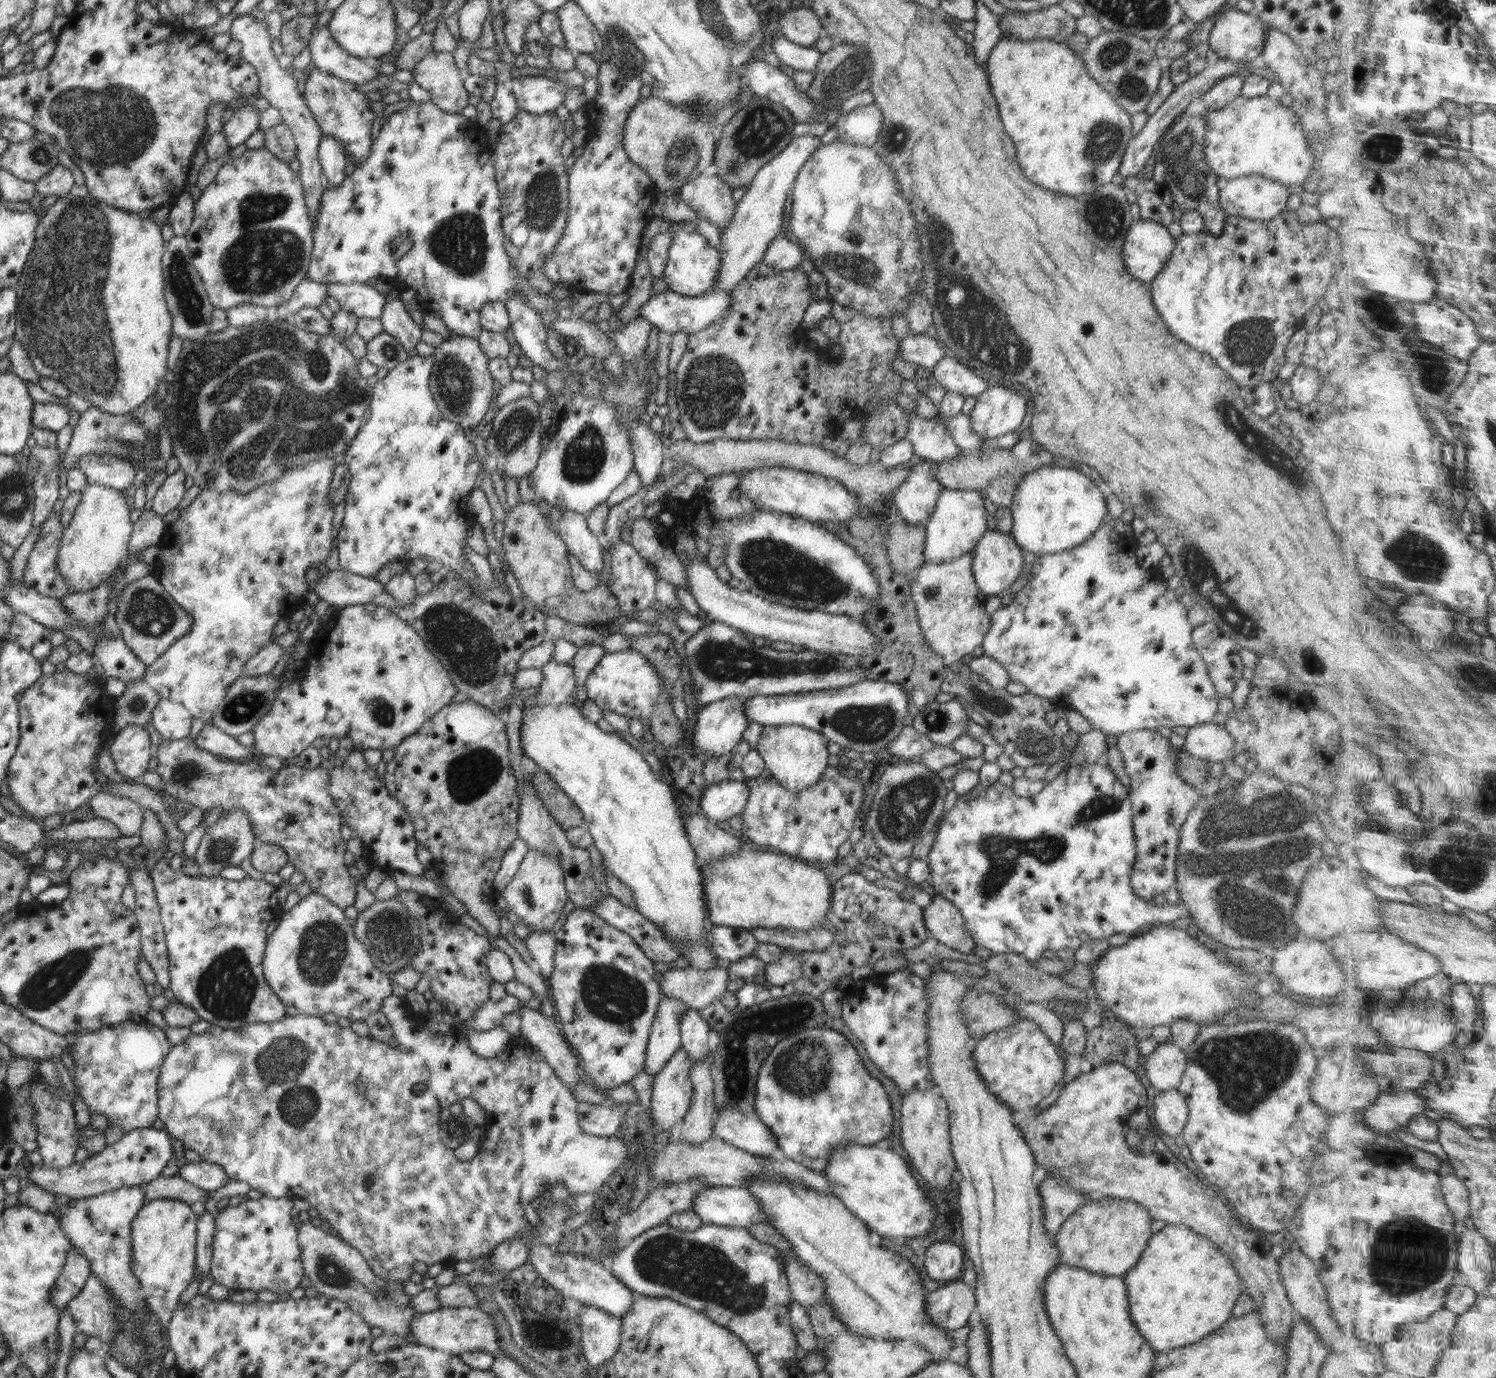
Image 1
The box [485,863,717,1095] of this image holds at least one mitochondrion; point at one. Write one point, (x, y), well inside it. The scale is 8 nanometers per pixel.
(609, 992)

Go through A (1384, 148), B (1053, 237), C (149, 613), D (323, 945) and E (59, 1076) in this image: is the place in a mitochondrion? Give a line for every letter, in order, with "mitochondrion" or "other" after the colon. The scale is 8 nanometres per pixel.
A: mitochondrion
B: other
C: mitochondrion
D: mitochondrion
E: other

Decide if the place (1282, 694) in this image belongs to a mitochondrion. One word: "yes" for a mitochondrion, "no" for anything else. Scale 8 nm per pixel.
no

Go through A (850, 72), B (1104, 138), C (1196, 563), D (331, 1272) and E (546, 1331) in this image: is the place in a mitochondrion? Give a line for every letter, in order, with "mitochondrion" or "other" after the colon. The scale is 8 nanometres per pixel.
A: mitochondrion
B: mitochondrion
C: mitochondrion
D: mitochondrion
E: other

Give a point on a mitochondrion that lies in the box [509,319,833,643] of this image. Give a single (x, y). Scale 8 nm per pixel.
(713, 390)

